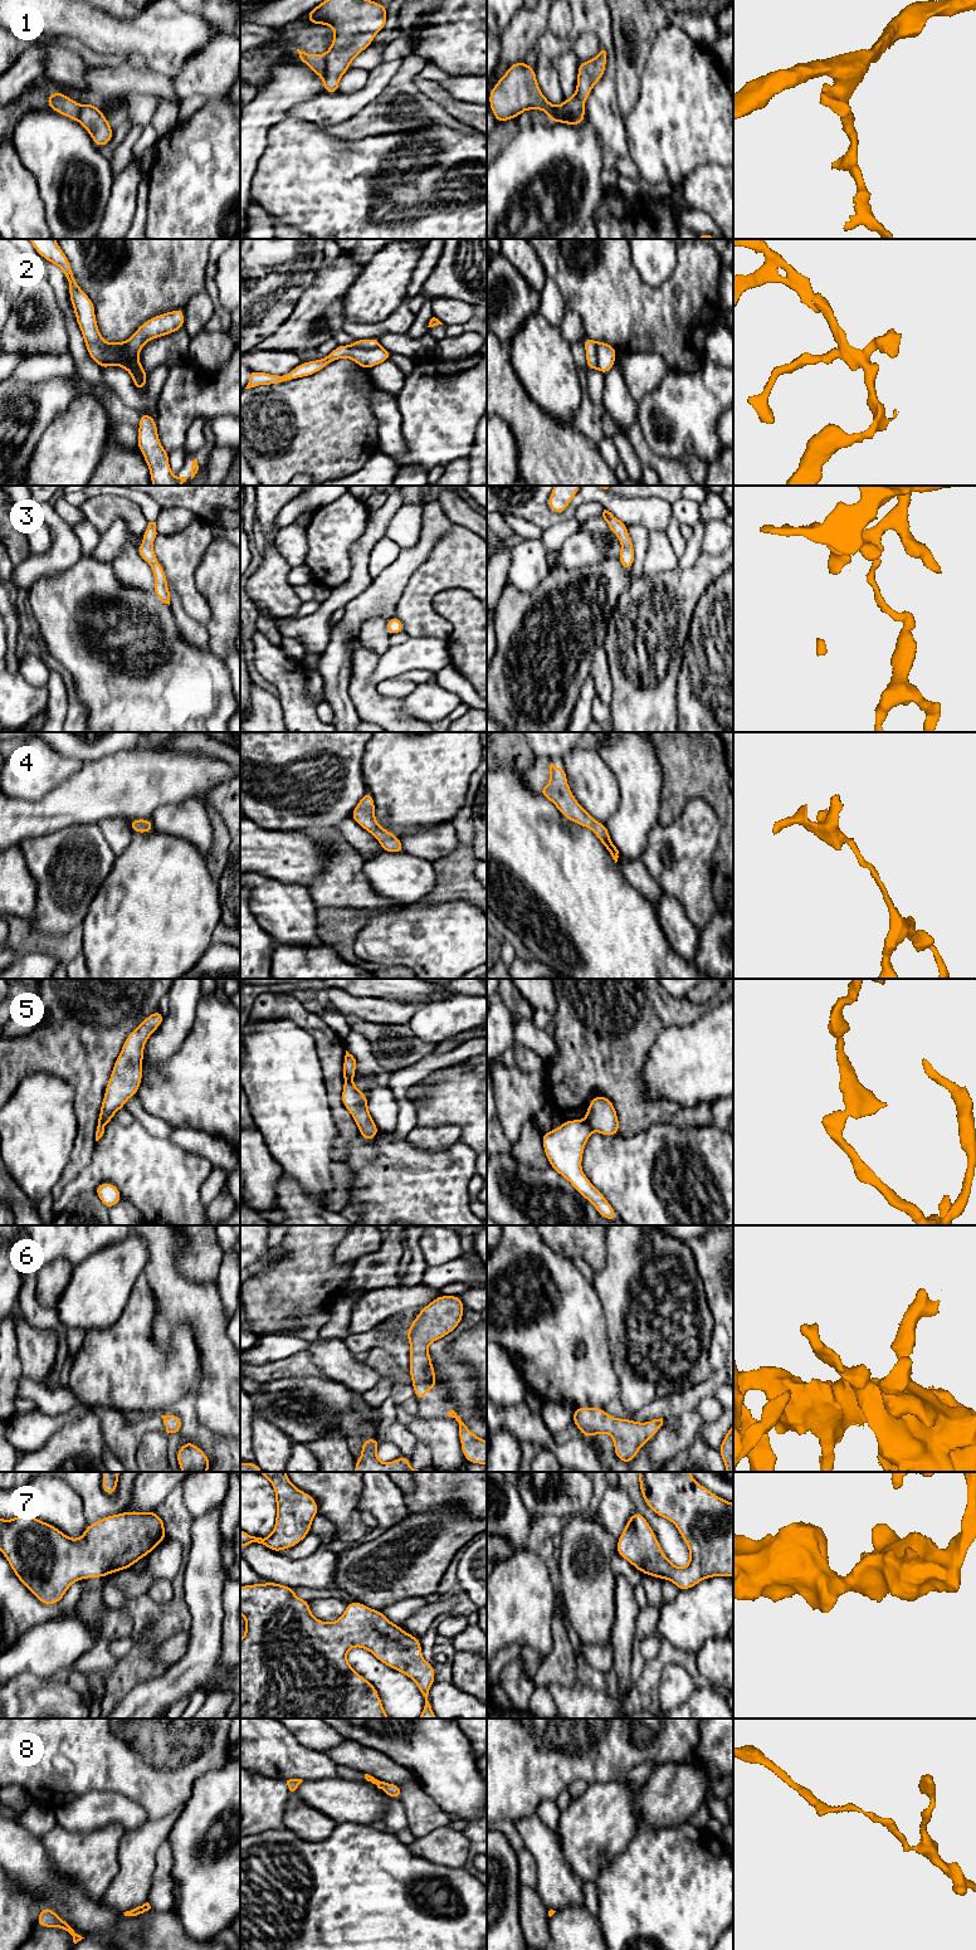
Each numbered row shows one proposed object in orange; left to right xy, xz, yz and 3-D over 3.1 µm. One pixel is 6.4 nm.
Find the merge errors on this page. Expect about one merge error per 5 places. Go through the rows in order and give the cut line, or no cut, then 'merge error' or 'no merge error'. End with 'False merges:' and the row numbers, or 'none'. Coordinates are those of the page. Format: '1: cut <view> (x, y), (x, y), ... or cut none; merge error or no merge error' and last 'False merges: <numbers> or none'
1: cut yz (582, 110), (565, 113), (557, 121); merge error
2: cut none; no merge error
3: cut none; no merge error
4: cut none; no merge error
5: cut yz (585, 1120), (593, 1129); merge error
6: cut none; no merge error
7: cut none; no merge error
8: cut none; no merge error
False merges: 1, 5

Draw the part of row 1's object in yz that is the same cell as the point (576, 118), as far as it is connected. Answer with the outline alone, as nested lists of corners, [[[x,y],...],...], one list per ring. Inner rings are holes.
[[[580,111],[580,112],[561,116],[558,122],[562,122],[570,126],[580,126],[585,117],[586,117],[585,111]]]

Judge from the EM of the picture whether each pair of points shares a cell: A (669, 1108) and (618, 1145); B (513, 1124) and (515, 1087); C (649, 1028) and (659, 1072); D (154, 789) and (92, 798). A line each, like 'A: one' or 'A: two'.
A: two
B: one
C: two
D: one

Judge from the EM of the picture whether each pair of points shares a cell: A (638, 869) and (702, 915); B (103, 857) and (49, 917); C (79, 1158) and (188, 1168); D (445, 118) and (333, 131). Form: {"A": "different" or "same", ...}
{"A": "different", "B": "same", "C": "different", "D": "same"}

